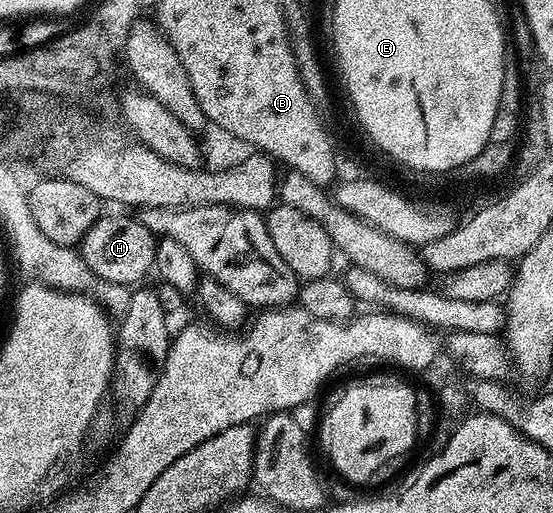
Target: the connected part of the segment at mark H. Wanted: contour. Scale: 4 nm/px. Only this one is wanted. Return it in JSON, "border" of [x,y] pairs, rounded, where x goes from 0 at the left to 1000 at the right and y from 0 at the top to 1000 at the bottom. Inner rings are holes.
{"border":[[[184,417],[146,464],[143,495],[161,528],[184,552],[212,552],[231,561],[278,526],[284,509],[286,468],[255,435],[253,425],[231,427],[226,419]]]}

